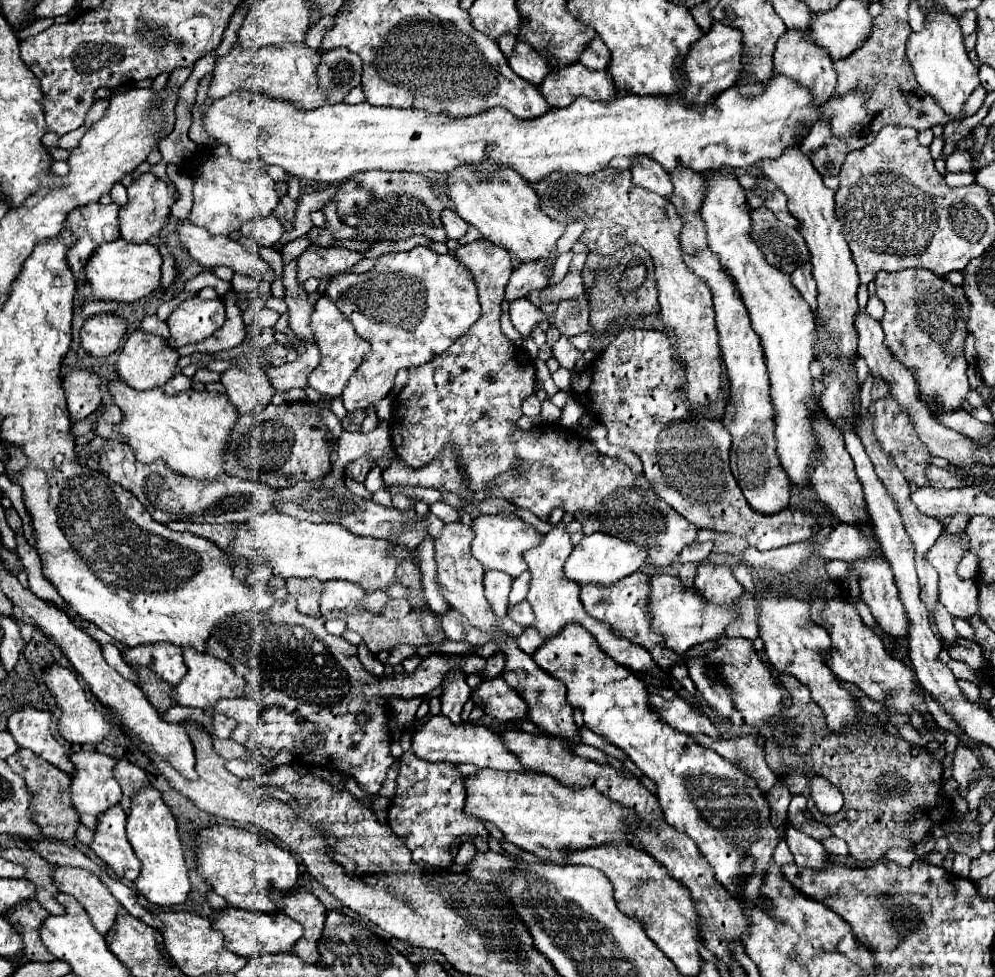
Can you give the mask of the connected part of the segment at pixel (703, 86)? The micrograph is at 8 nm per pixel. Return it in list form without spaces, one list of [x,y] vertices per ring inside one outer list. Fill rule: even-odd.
[[[713,21],[711,23],[711,29],[709,33],[705,33],[693,47],[691,51],[687,53],[685,57],[685,65],[683,65],[683,71],[685,71],[685,87],[679,95],[683,95],[685,103],[687,105],[695,105],[695,107],[703,107],[705,103],[709,103],[717,93],[733,87],[739,77],[741,77],[741,67],[743,67],[743,61],[741,61],[741,55],[743,55],[743,39],[741,39],[741,31],[737,31],[735,27],[729,27],[729,25],[723,25],[723,23],[717,23]]]

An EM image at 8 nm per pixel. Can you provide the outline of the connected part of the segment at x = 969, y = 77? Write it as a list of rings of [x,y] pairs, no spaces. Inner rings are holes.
[[[943,13],[929,15],[925,19],[925,29],[921,33],[911,33],[907,41],[907,57],[921,89],[933,95],[935,103],[947,115],[951,115],[955,121],[963,121],[965,119],[963,105],[969,99],[971,91],[979,85],[979,77],[977,77],[977,67],[969,61],[967,51],[963,47],[963,37],[957,19]]]

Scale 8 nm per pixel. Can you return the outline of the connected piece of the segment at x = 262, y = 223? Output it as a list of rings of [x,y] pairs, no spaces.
[[[269,215],[269,217],[261,217],[261,219],[249,219],[249,223],[245,223],[241,227],[241,233],[247,235],[249,239],[257,241],[259,245],[271,247],[283,235],[283,225],[273,215]]]

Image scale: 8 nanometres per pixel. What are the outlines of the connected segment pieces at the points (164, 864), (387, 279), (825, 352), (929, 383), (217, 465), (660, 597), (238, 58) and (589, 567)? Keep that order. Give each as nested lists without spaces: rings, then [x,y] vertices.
[[[141,789],[133,797],[131,815],[127,817],[127,839],[143,865],[141,875],[135,879],[135,885],[147,897],[147,901],[159,907],[185,903],[191,893],[189,867],[185,861],[185,845],[181,843],[175,817],[163,803],[161,793],[157,789]]]
[[[415,247],[405,253],[387,253],[379,259],[379,263],[361,275],[355,273],[339,273],[327,283],[327,297],[337,305],[337,309],[353,323],[355,331],[369,339],[371,349],[351,375],[347,387],[343,389],[343,405],[349,413],[357,409],[367,409],[369,405],[377,405],[387,393],[393,389],[393,379],[399,369],[419,367],[429,363],[437,355],[445,353],[469,327],[479,319],[481,305],[477,299],[477,289],[469,279],[469,271],[457,263],[451,255],[437,255],[427,247]]]
[[[789,147],[783,151],[779,159],[765,159],[759,163],[763,175],[767,175],[775,185],[787,195],[787,207],[789,213],[799,221],[801,237],[805,239],[809,251],[811,251],[811,265],[813,265],[813,279],[819,289],[819,311],[817,319],[821,319],[821,325],[827,327],[827,331],[817,329],[817,359],[821,361],[825,369],[823,383],[827,385],[821,399],[821,409],[829,419],[847,417],[851,419],[853,409],[853,397],[857,391],[857,375],[853,367],[855,349],[857,349],[857,335],[853,327],[853,317],[857,313],[857,287],[859,277],[855,263],[851,259],[851,251],[847,247],[847,241],[843,237],[843,227],[837,223],[835,213],[835,191],[825,187],[823,177],[817,173],[817,169],[811,165],[811,161],[799,151],[799,147]]]
[[[905,269],[897,273],[879,271],[875,277],[875,285],[877,297],[885,305],[885,315],[881,319],[885,331],[885,347],[899,363],[903,363],[913,373],[919,399],[923,403],[933,403],[933,407],[929,407],[933,417],[937,415],[935,411],[961,411],[961,405],[967,401],[967,393],[971,391],[969,379],[965,375],[967,361],[963,357],[963,341],[967,335],[965,321],[969,315],[969,301],[965,299],[963,289],[943,281],[941,277],[925,269]]]
[[[123,381],[111,383],[111,395],[115,405],[125,413],[117,431],[125,435],[125,443],[133,447],[135,457],[141,463],[155,463],[161,459],[171,471],[201,481],[225,475],[225,451],[239,419],[239,413],[227,401],[227,395],[189,389],[181,395],[167,397],[161,389],[135,391]]]
[[[655,575],[651,579],[651,603],[649,617],[653,629],[665,639],[665,645],[679,655],[685,655],[693,645],[705,643],[709,639],[717,639],[725,633],[725,629],[737,621],[741,615],[741,597],[731,603],[731,607],[709,603],[697,593],[697,589],[687,589],[673,575]]]
[[[305,43],[299,45],[283,45],[283,47],[237,47],[233,45],[231,51],[223,57],[217,57],[215,69],[211,73],[211,83],[207,91],[207,103],[223,99],[235,91],[257,89],[271,99],[285,99],[289,103],[297,103],[297,107],[317,109],[325,103],[323,93],[317,91],[317,65],[319,53]]]
[[[593,533],[589,537],[583,537],[581,543],[569,555],[569,559],[565,563],[565,577],[569,577],[571,581],[575,581],[579,585],[593,583],[599,587],[609,587],[609,585],[621,581],[623,577],[635,573],[643,563],[645,563],[645,549],[641,549],[633,543],[625,543],[621,539],[613,539],[605,533]]]

